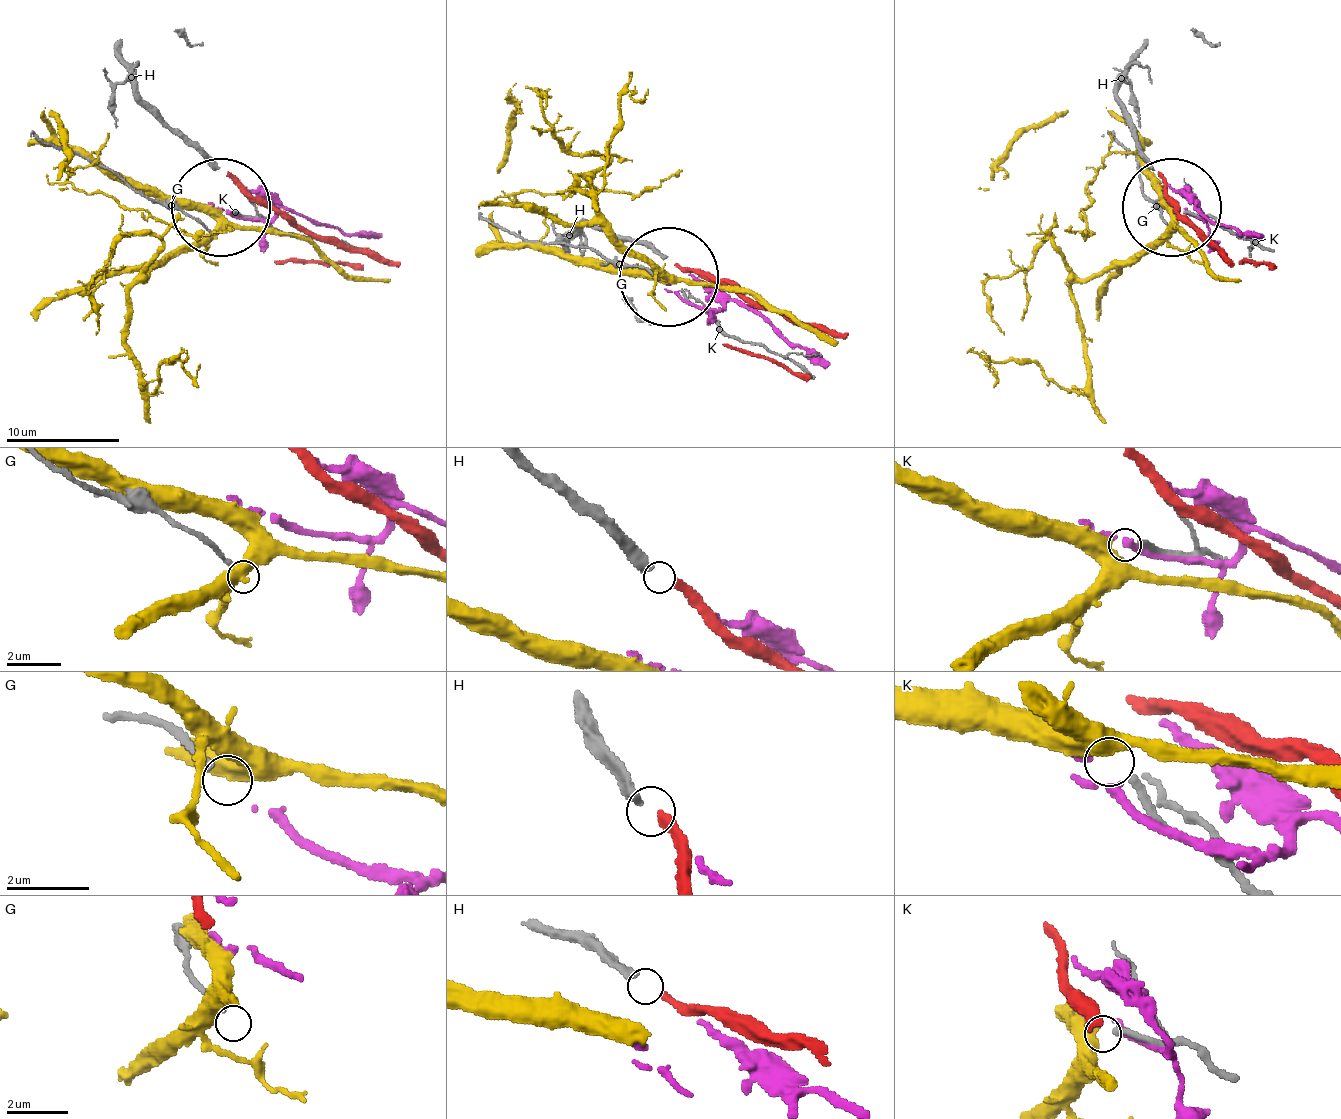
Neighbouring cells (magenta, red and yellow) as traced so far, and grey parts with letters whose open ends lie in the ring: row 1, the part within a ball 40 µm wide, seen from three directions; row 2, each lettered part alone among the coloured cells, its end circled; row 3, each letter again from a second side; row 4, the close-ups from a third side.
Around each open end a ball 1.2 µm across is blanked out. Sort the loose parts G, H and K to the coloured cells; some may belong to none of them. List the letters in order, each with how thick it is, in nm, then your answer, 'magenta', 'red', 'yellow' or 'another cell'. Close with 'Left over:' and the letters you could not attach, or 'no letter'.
G: 150 nm thick; another cell
H: 280 nm thick; red
K: 200 nm thick; yellow
Left over: G

